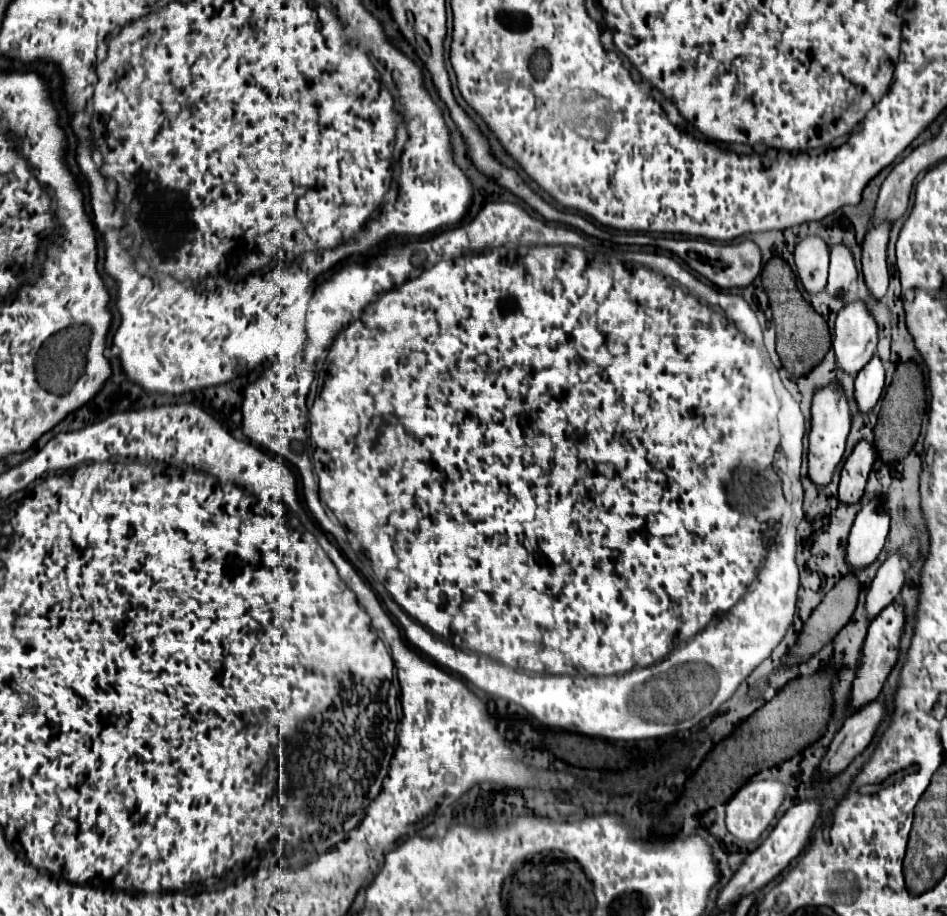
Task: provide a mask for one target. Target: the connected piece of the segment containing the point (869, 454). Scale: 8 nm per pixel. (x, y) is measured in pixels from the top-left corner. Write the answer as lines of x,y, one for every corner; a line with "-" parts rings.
860,440
854,452
846,458
840,472
840,490
838,496
842,502
858,502
864,494
868,474
876,462
876,448
868,440

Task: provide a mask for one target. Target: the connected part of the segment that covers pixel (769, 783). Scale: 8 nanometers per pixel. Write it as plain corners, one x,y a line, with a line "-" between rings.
776,778
754,780
742,786
726,806
726,826
728,832
734,834
742,842
756,842
764,830
768,830
776,818
778,808
782,806
786,796
786,786

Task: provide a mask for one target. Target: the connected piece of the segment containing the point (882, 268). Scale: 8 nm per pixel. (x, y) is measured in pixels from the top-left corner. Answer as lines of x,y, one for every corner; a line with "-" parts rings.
878,222
872,226
862,244
862,272
866,286
880,300
888,288
888,266
886,266
886,246
890,234
890,222

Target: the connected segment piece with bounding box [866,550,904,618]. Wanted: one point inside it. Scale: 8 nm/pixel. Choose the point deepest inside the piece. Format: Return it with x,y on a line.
885,588

